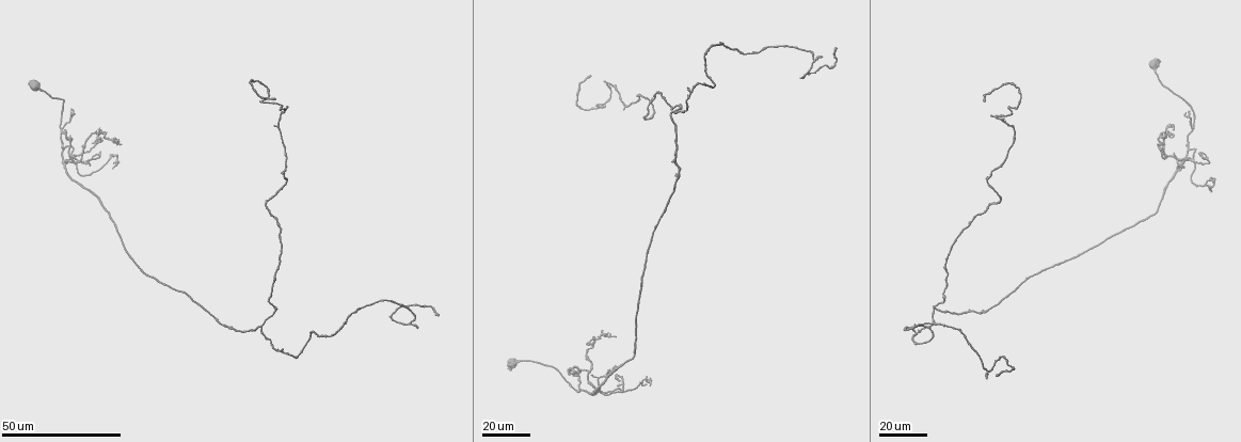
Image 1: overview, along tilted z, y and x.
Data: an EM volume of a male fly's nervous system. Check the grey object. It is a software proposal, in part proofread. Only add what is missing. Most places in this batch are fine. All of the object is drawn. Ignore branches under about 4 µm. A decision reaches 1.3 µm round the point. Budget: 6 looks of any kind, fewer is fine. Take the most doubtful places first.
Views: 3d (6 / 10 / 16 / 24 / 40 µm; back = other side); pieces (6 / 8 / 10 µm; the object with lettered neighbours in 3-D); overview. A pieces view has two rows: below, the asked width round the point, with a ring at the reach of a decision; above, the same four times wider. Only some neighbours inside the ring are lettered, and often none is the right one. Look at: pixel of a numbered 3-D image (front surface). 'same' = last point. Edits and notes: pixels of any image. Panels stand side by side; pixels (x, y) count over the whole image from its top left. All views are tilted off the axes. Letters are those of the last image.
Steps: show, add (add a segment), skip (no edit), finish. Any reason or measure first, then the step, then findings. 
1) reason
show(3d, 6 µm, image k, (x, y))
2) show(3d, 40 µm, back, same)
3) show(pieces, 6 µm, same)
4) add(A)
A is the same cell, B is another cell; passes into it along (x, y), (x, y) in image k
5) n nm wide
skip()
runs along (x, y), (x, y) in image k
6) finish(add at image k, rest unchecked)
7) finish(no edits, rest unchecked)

an open end
show(3d, 24 µm, image 1, (283, 347))

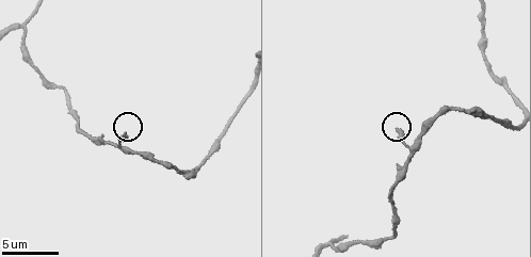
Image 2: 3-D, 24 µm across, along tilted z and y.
show(pieces, 8 µm, image 2, (124, 133))

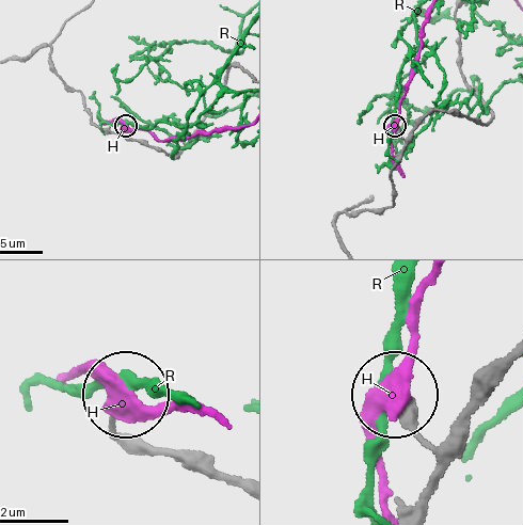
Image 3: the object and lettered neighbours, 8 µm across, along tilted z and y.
skip()
H and R are other cells; runs along (351, 217), (393, 204), (392, 171), (406, 142), (395, 127) in image 3; no lettered segment goes on from it

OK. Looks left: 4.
free end
show(3d, 24 µm, image 1, (1185, 163))

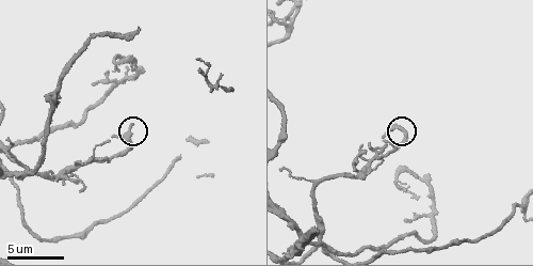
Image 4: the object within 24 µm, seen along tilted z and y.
show(pieces, 6 µm, image 4, (131, 122))

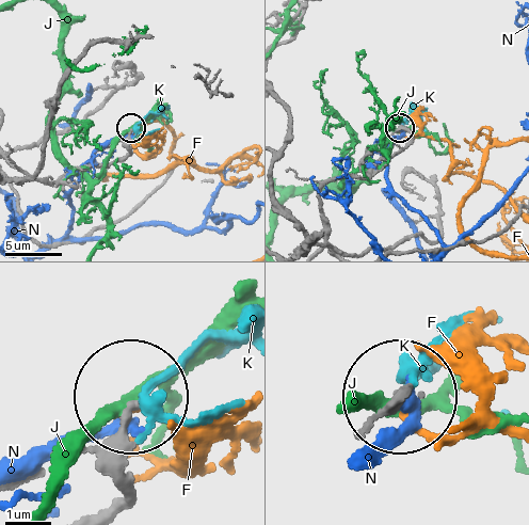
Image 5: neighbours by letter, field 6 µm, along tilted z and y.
skip()
F, J, K and N are other cells; runs along (100, 511), (126, 486), (131, 411) in image 5; no lettered segment goes on from it

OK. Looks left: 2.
show(3d, 24 µm, image 1, (510, 371))

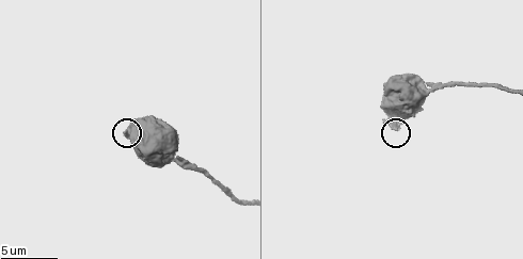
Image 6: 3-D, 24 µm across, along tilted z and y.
show(pieces, 8 µm, image 6, (394, 128))

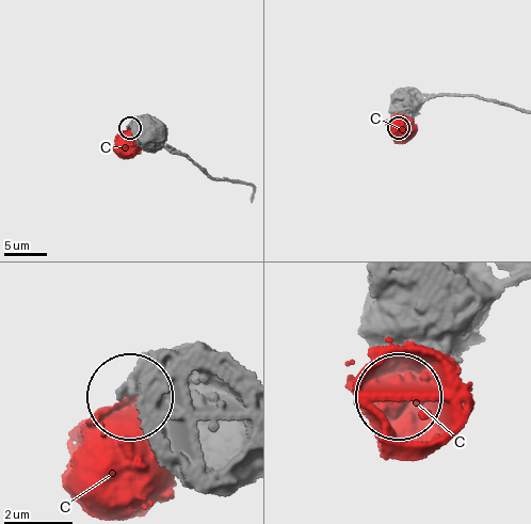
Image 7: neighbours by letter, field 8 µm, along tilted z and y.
skip()
C is another cell; no lettered segment goes on from it

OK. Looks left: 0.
finish(no edits, rest unchecked)

